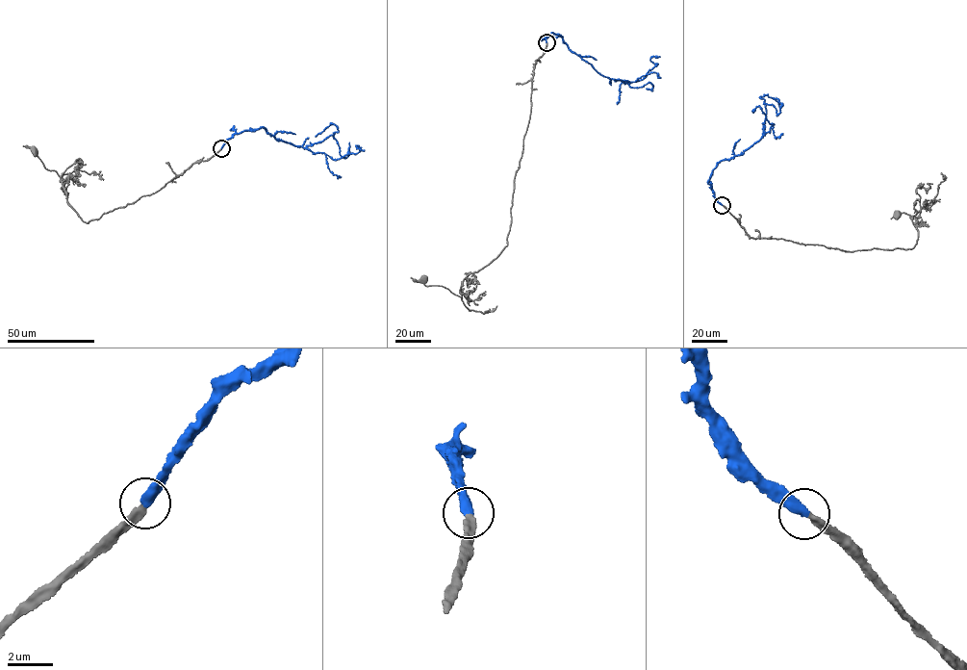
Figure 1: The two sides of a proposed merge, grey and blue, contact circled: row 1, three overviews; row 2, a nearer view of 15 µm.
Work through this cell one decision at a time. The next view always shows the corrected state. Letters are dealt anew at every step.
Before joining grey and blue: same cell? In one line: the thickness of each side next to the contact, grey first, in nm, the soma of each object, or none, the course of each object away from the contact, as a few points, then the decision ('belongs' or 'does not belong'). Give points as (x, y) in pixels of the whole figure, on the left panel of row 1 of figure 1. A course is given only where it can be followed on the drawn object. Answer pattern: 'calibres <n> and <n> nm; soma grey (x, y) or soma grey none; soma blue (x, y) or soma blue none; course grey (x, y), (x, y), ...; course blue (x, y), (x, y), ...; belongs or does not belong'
calibres 320 and 440 nm; soma grey (35, 152); soma blue none; course grey (220, 148), (207, 161), (194, 163), (156, 193), (88, 223), (67, 201), (62, 174), (45, 168), (35, 151); course blue (221, 148), (234, 135), (262, 127), (279, 140), (337, 160), (357, 153), (360, 149), (356, 145), (364, 151); belongs

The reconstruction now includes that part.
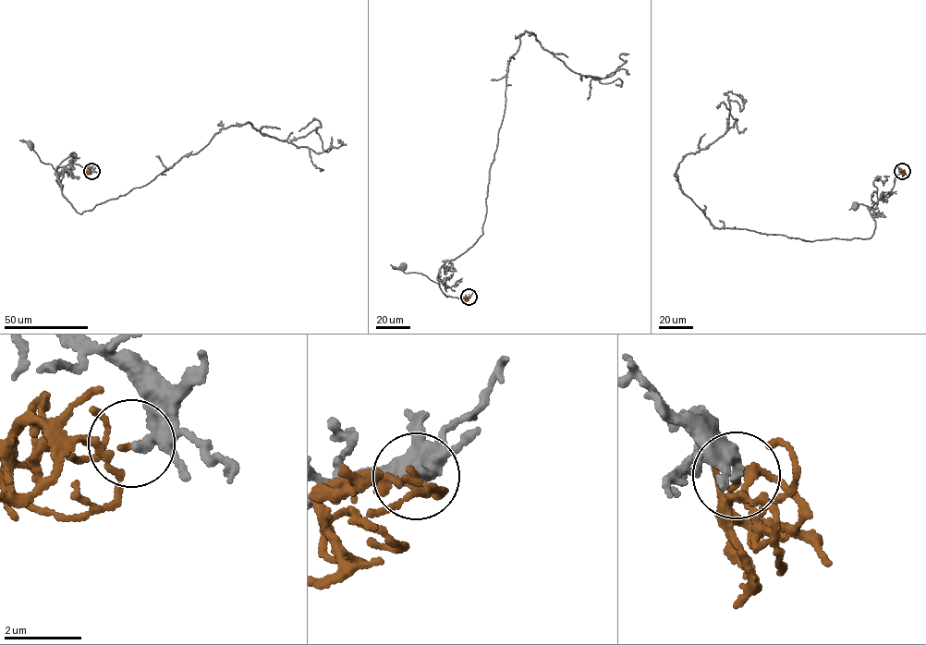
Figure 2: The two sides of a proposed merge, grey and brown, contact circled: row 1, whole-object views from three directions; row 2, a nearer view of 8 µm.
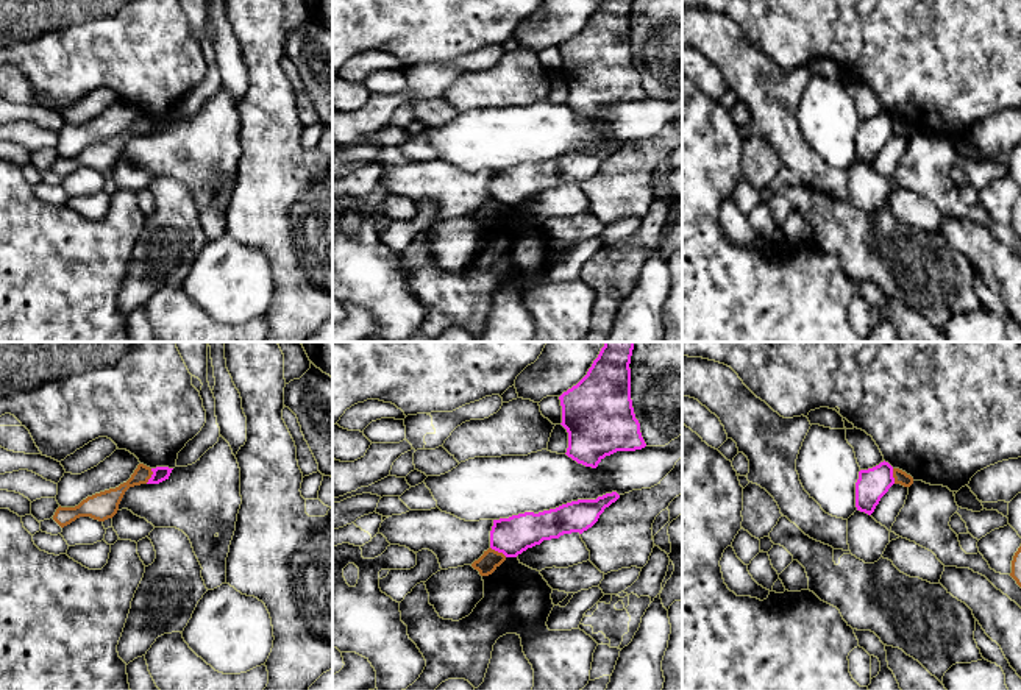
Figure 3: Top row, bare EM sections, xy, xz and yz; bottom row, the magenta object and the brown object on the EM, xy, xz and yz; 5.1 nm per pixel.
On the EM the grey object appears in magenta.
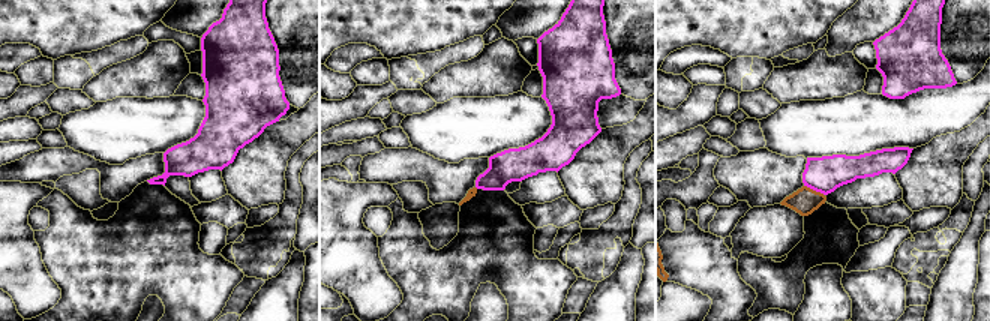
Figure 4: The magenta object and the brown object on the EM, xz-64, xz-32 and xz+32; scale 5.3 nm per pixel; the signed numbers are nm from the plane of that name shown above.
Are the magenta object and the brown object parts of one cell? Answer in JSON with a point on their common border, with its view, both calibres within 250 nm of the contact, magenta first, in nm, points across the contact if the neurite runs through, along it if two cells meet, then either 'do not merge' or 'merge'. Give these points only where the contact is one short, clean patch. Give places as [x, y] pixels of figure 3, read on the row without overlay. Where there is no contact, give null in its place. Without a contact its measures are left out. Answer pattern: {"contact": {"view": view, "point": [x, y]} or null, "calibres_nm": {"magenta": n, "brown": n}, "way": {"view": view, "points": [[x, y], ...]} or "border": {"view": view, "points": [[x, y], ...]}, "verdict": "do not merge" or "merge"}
{"contact": {"view": "xz", "point": [498, 202]}, "calibres_nm": {"magenta": 200, "brown": 100}, "border": {"view": "xz", "points": [[490, 197], [506, 206]]}, "verdict": "do not merge"}

